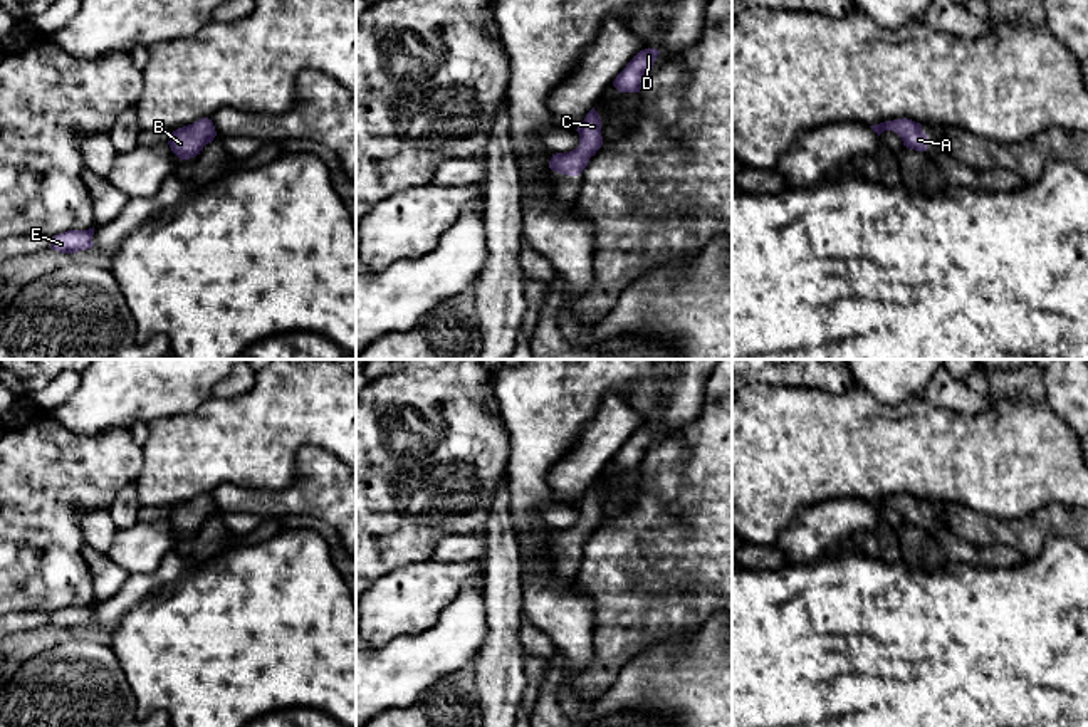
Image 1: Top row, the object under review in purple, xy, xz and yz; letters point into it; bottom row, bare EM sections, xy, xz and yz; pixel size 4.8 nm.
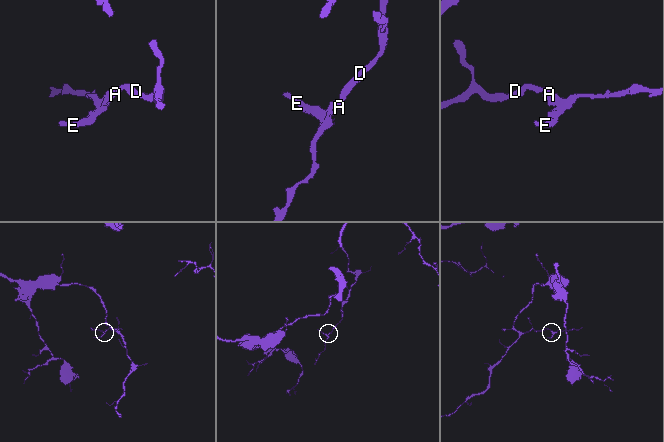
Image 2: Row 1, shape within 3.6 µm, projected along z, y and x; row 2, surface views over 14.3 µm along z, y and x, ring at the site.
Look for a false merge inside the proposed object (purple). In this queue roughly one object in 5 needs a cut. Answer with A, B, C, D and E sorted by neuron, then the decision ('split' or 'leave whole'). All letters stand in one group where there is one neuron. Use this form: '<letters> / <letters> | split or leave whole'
A B C D E | leave whole

